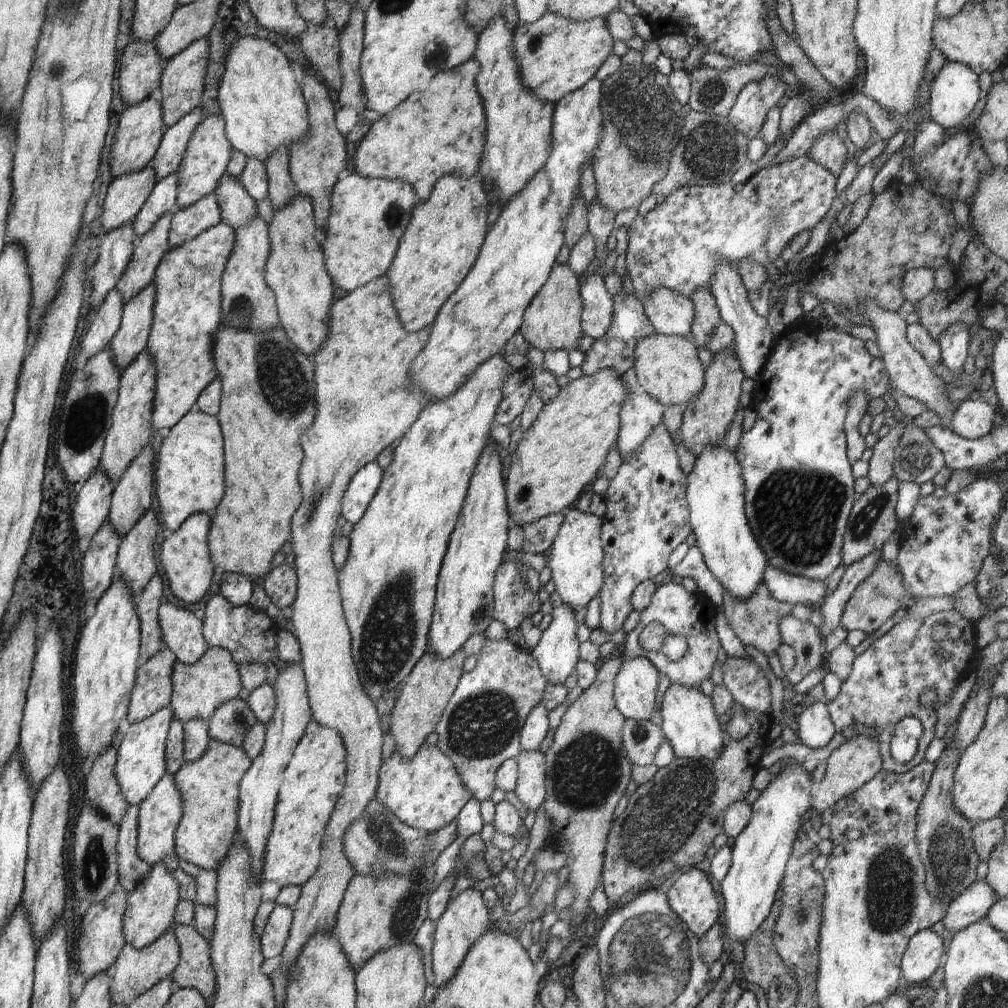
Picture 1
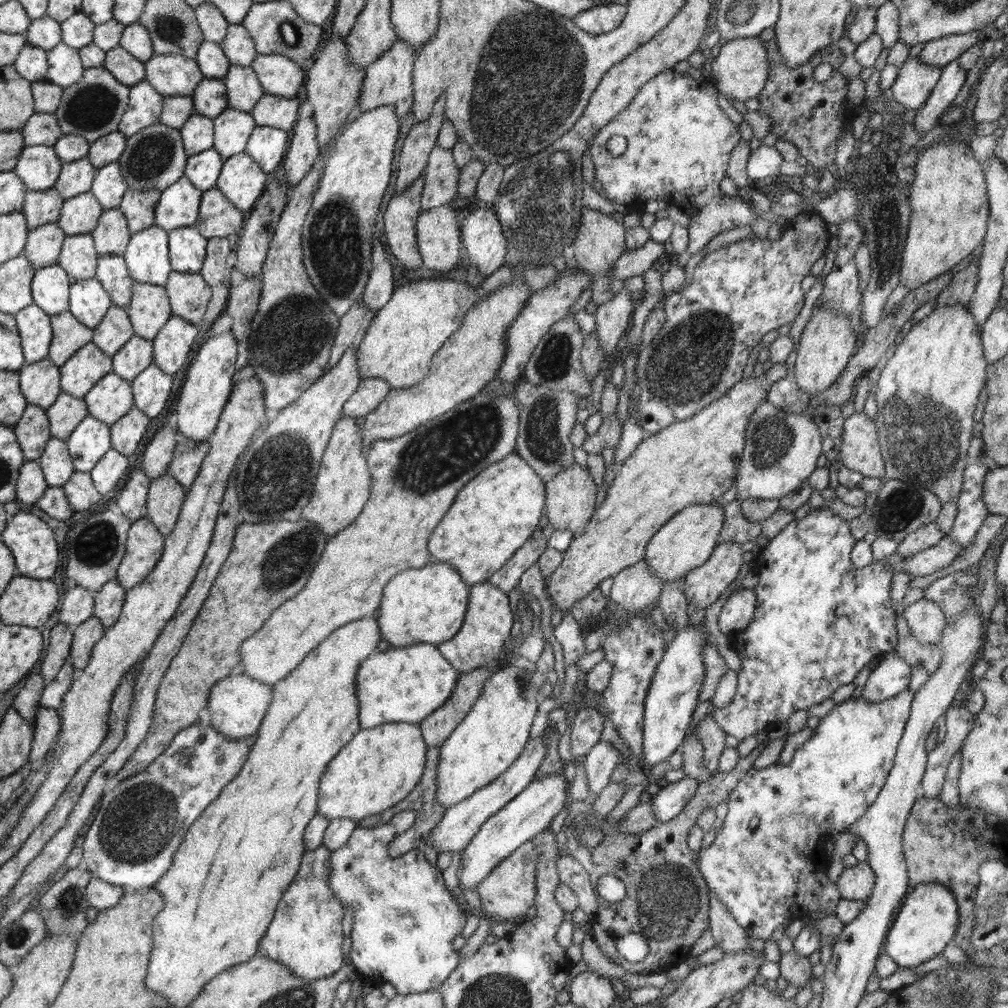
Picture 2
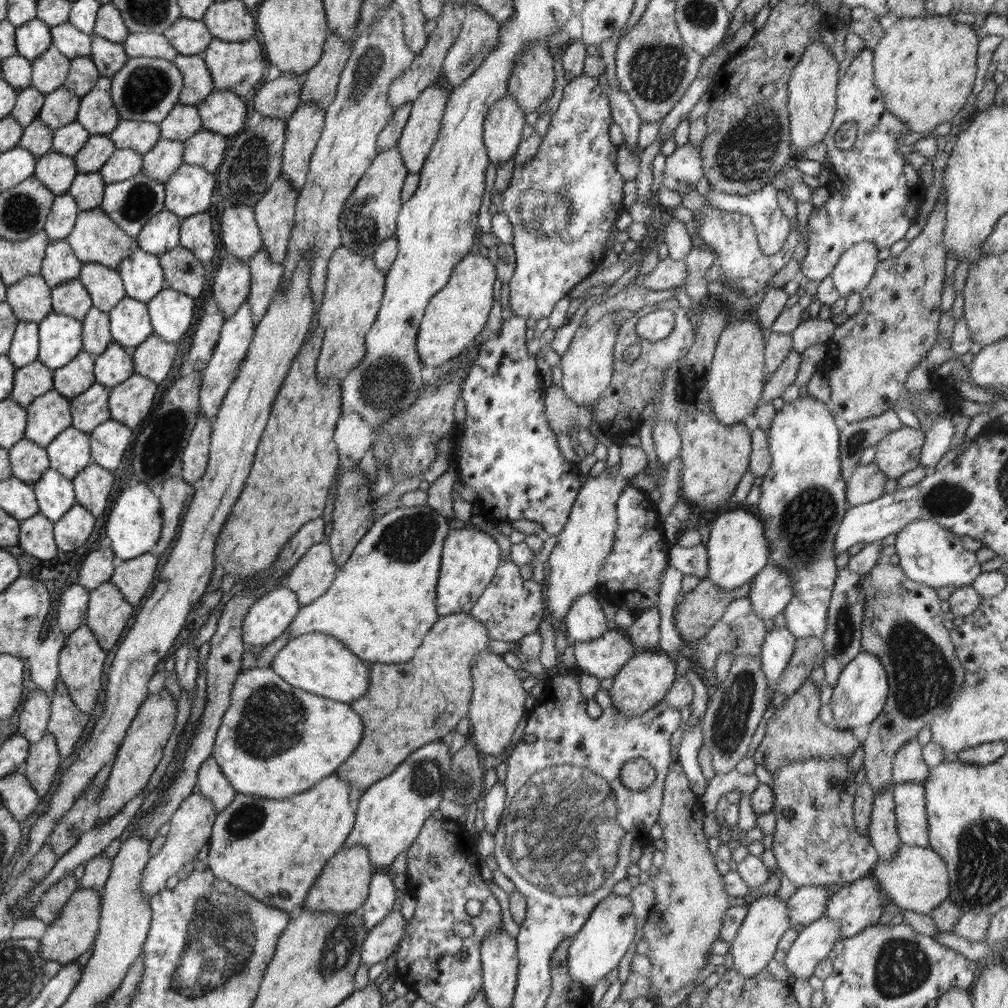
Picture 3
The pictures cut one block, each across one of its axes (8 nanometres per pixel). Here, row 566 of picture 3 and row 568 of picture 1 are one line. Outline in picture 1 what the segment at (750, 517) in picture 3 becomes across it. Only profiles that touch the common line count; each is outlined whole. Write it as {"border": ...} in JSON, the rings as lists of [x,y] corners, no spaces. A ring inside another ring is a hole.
{"border":[[[726,445],[704,448],[704,452],[695,458],[687,480],[689,524],[706,567],[730,598],[748,600],[763,584],[768,560],[752,535],[745,516],[745,486],[735,454]]]}

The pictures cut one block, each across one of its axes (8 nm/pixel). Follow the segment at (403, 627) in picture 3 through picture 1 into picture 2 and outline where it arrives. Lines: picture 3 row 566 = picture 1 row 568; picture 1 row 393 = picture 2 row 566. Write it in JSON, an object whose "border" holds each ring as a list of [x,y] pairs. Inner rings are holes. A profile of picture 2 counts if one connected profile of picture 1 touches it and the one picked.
{"border":[[[512,452],[502,460],[489,464],[458,492],[451,508],[435,526],[428,544],[432,561],[456,567],[456,571],[470,586],[486,582],[532,537],[545,509],[546,494],[545,482],[516,453]]]}

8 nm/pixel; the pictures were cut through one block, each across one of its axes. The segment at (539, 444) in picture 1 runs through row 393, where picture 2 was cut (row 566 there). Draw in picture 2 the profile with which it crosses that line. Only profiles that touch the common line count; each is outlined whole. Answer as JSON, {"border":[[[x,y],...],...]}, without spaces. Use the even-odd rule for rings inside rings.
{"border":[[[786,362],[768,364],[765,369],[764,375],[759,380],[754,377],[740,379],[722,397],[696,412],[694,416],[646,434],[636,450],[616,471],[614,482],[607,490],[606,500],[595,510],[582,532],[572,537],[570,547],[563,554],[563,562],[559,568],[545,578],[546,593],[550,594],[548,598],[551,598],[554,609],[566,612],[566,609],[571,609],[576,601],[598,587],[602,580],[642,561],[652,536],[684,508],[693,504],[716,503],[719,497],[730,489],[735,482],[745,446],[744,432],[752,414],[762,402],[766,402],[770,390],[769,384],[788,374]]]}

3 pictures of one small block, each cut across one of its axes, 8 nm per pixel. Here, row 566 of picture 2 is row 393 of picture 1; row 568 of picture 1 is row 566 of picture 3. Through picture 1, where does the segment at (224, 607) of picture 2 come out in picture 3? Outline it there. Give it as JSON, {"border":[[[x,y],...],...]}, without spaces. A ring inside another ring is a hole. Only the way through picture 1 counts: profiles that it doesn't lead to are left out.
{"border":[[[320,325],[314,327],[292,359],[260,437],[252,472],[240,494],[240,504],[236,500],[229,515],[232,518],[227,520],[217,538],[215,565],[223,566],[235,581],[271,567],[300,526],[320,518],[326,506],[340,464],[339,450],[332,436],[342,415],[342,403],[340,381],[328,379],[323,383],[317,377],[316,363],[323,336],[324,329]]]}

